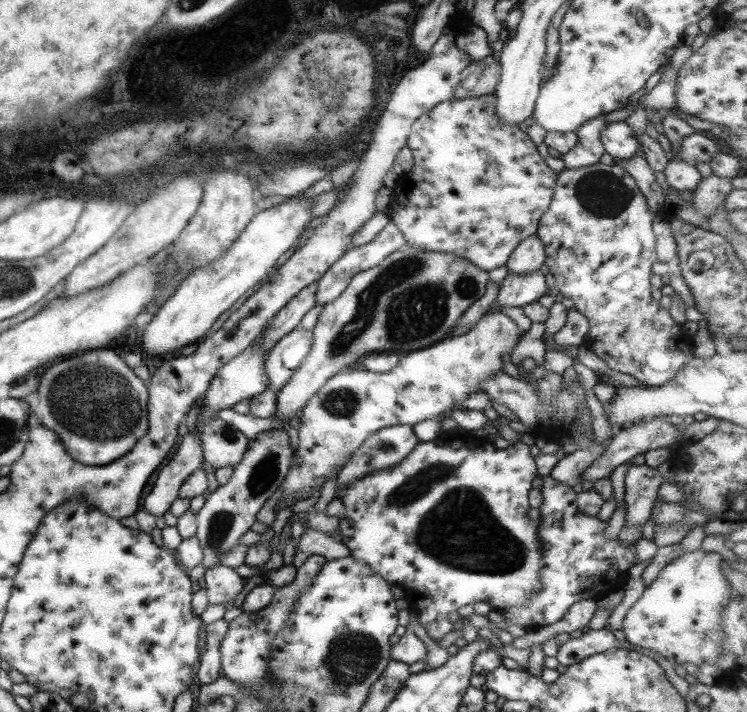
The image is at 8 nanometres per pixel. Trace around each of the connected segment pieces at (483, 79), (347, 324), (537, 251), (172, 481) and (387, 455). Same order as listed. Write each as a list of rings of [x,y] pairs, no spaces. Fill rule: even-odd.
[[[486,56],[479,60],[477,71],[467,77],[466,82],[460,86],[454,86],[449,99],[473,98],[481,95],[492,94],[497,82],[500,65],[496,63],[492,56]]]
[[[407,245],[389,254],[377,266],[355,274],[346,284],[345,290],[333,302],[323,305],[313,329],[310,330],[312,347],[309,354],[276,395],[275,418],[282,422],[282,426],[269,431],[285,431],[287,426],[296,426],[298,410],[305,401],[309,400],[309,397],[313,396],[331,376],[335,376],[338,370],[345,368],[350,362],[355,362],[359,356],[383,350],[403,354],[441,342],[455,327],[459,316],[485,294],[487,283],[488,272],[479,270],[477,266],[459,256],[447,252],[425,252],[421,248]]]
[[[531,234],[523,242],[517,244],[517,248],[513,250],[504,266],[508,272],[513,274],[529,274],[529,272],[539,270],[544,260],[543,244],[541,244],[536,234]]]
[[[198,430],[182,436],[173,456],[157,473],[150,492],[143,500],[143,511],[157,518],[168,510],[171,501],[178,497],[183,481],[201,466],[203,455]]]
[[[395,425],[369,435],[336,474],[336,490],[376,470],[397,464],[418,443],[412,427]]]

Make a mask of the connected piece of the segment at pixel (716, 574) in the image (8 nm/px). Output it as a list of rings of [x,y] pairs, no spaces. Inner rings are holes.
[[[700,548],[681,553],[665,565],[623,617],[620,630],[629,644],[652,650],[670,662],[713,665],[723,652],[718,620],[731,590],[720,570],[721,560],[723,555]]]

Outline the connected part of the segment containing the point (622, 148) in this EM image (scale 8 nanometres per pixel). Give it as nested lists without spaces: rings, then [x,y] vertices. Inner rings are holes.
[[[623,121],[607,123],[600,136],[604,152],[623,161],[631,158],[639,148],[631,128]]]

